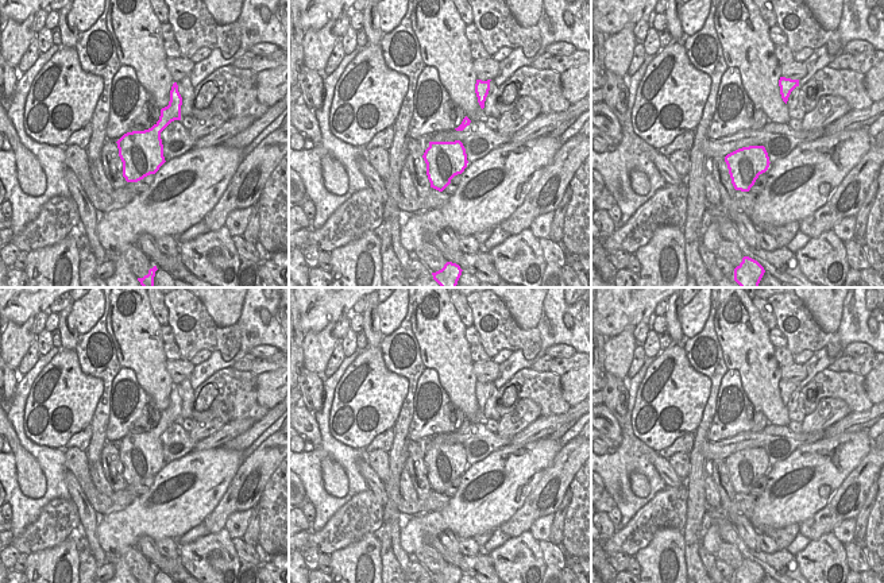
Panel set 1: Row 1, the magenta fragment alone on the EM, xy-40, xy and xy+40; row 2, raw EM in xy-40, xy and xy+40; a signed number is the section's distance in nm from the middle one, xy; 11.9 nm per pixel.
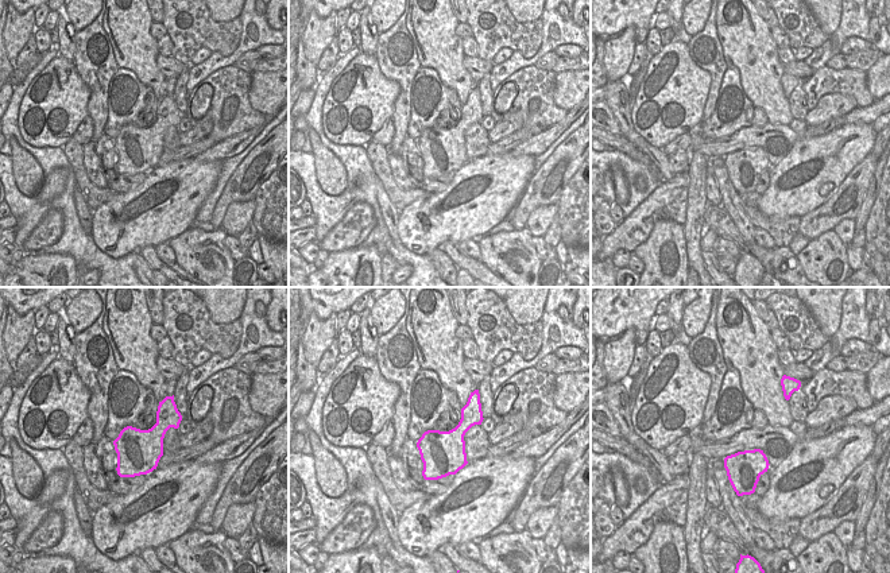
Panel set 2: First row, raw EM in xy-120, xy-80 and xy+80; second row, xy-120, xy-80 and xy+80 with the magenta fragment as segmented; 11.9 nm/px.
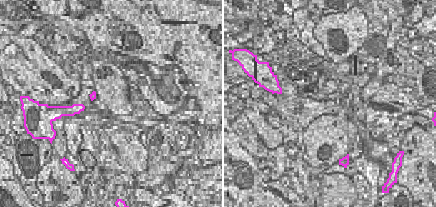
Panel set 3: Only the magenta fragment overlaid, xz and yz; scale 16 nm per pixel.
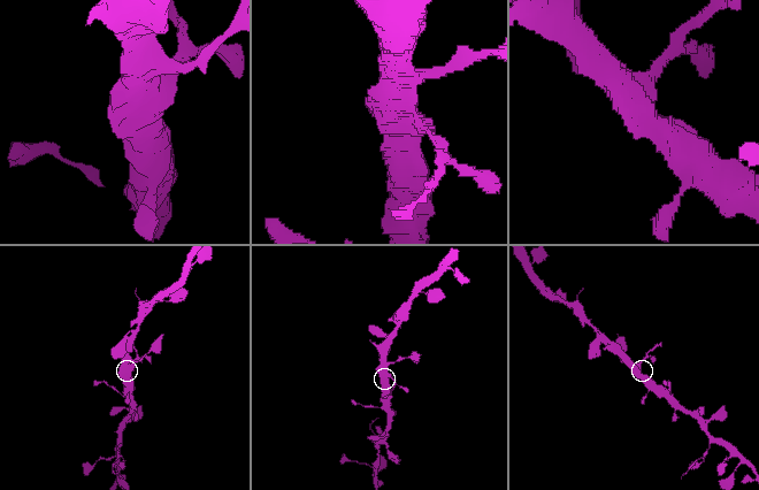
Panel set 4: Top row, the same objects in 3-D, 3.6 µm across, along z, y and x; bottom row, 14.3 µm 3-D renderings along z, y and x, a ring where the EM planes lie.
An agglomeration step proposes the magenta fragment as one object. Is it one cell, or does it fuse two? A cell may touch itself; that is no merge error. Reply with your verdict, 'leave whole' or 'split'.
leave whole

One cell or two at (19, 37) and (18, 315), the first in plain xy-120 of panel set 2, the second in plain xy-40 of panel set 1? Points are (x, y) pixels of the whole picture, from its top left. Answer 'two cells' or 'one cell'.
two cells

